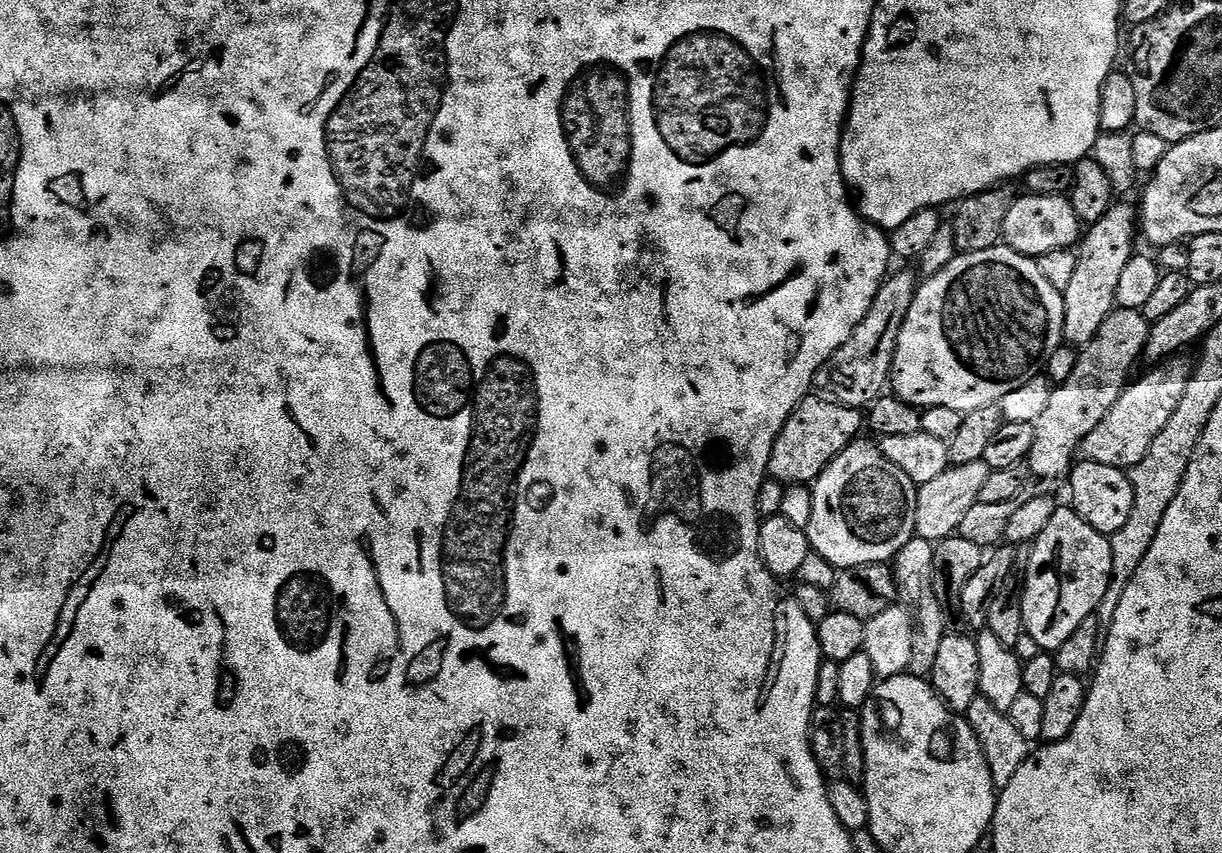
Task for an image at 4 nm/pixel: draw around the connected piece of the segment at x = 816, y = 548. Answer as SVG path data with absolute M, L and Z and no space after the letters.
M857 438L842 450L842 454L835 456L826 466L826 470L811 485L812 497L814 498L814 518L810 518L807 526L808 540L812 543L813 553L826 558L838 570L866 566L867 564L885 564L895 561L896 556L908 542L916 536L916 507L918 506L918 485L886 456L883 449L876 444L867 444L864 438Z

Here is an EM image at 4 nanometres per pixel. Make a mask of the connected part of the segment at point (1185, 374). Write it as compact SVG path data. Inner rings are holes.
M1177 354L1169 359L1161 360L1155 366L1149 367L1152 369L1141 380L1133 379L1129 383L1118 398L1118 402L1110 406L1110 414L1106 414L1106 418L1102 418L1098 426L1094 426L1093 433L1088 434L1084 439L1082 456L1085 461L1131 470L1138 462L1146 458L1146 454L1150 454L1150 446L1154 446L1154 438L1158 438L1158 434L1166 430L1166 422L1170 422L1174 410L1178 410L1178 402L1182 402L1182 394L1186 394L1186 386L1190 382L1194 367L1193 361L1191 359L1188 361L1186 357L1187 355Z

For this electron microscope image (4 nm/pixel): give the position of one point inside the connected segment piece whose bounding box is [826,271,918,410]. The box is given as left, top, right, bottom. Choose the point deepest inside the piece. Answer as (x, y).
(858, 372)

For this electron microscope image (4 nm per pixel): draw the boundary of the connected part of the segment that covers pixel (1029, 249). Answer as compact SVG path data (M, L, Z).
M1020 194L1006 215L1002 240L1007 247L1013 248L1018 254L1038 258L1054 250L1075 249L1082 240L1082 221L1067 195Z

